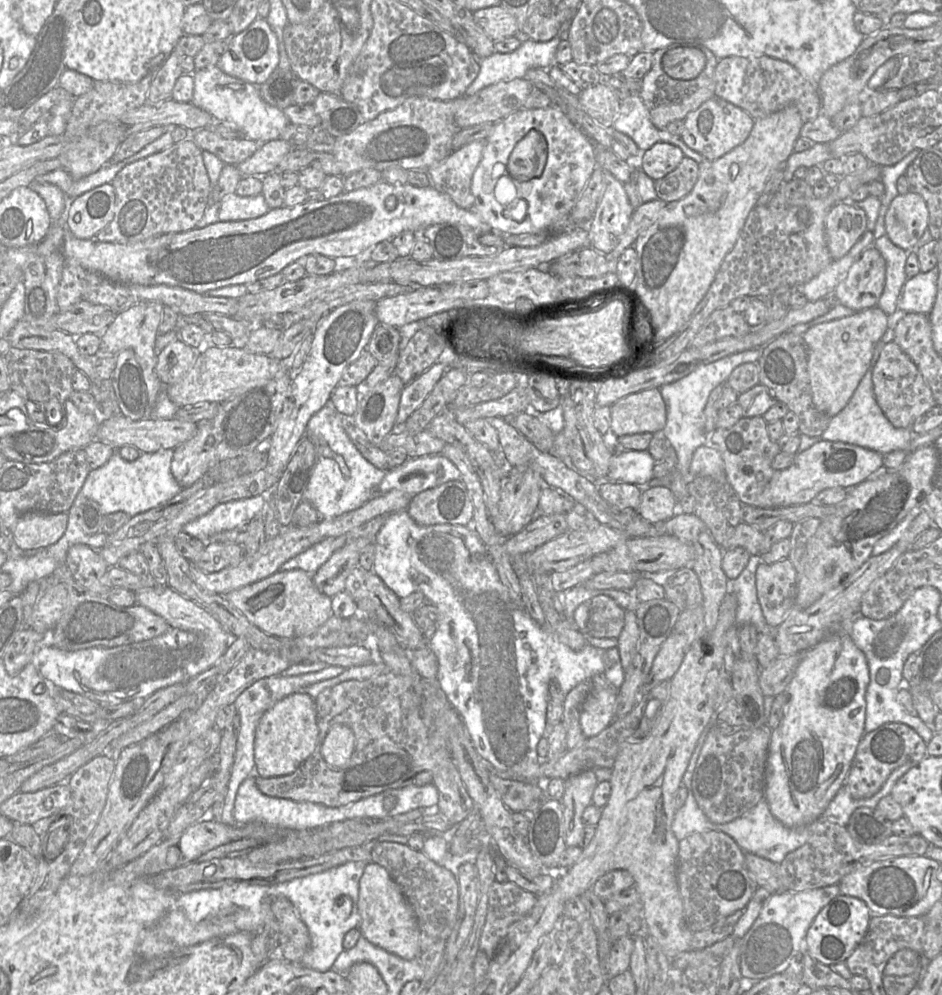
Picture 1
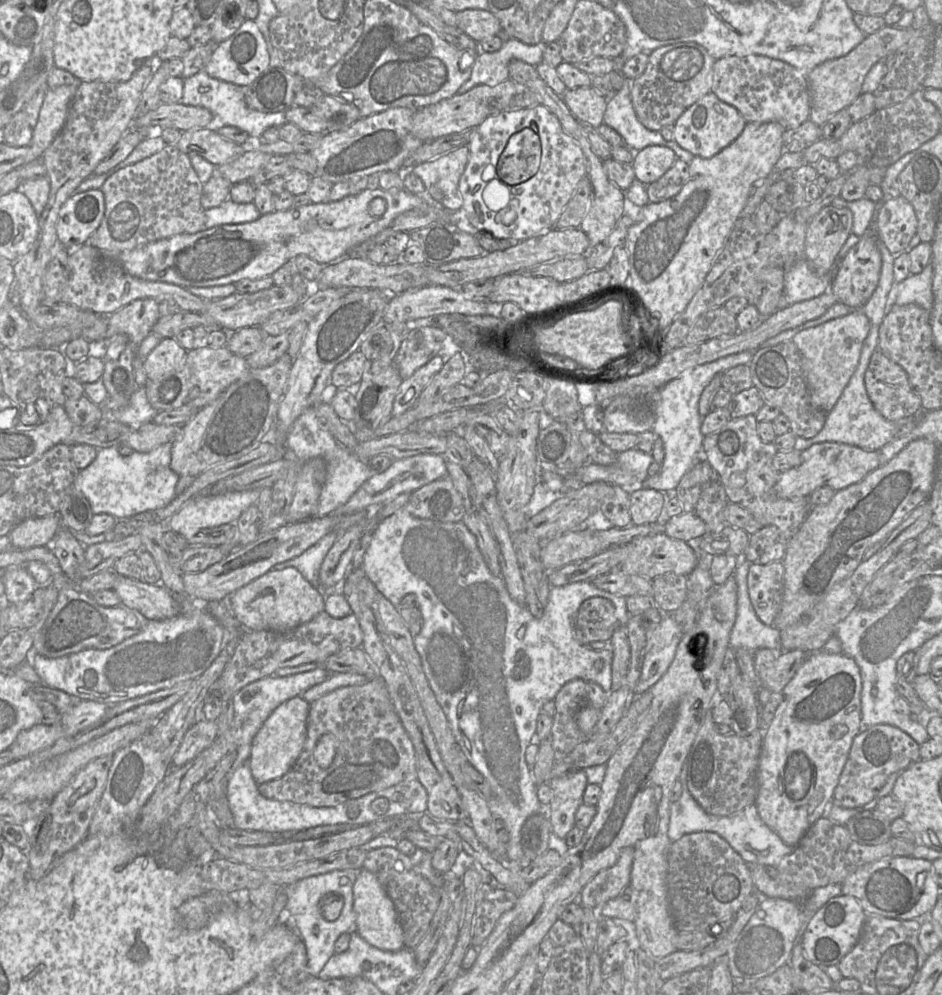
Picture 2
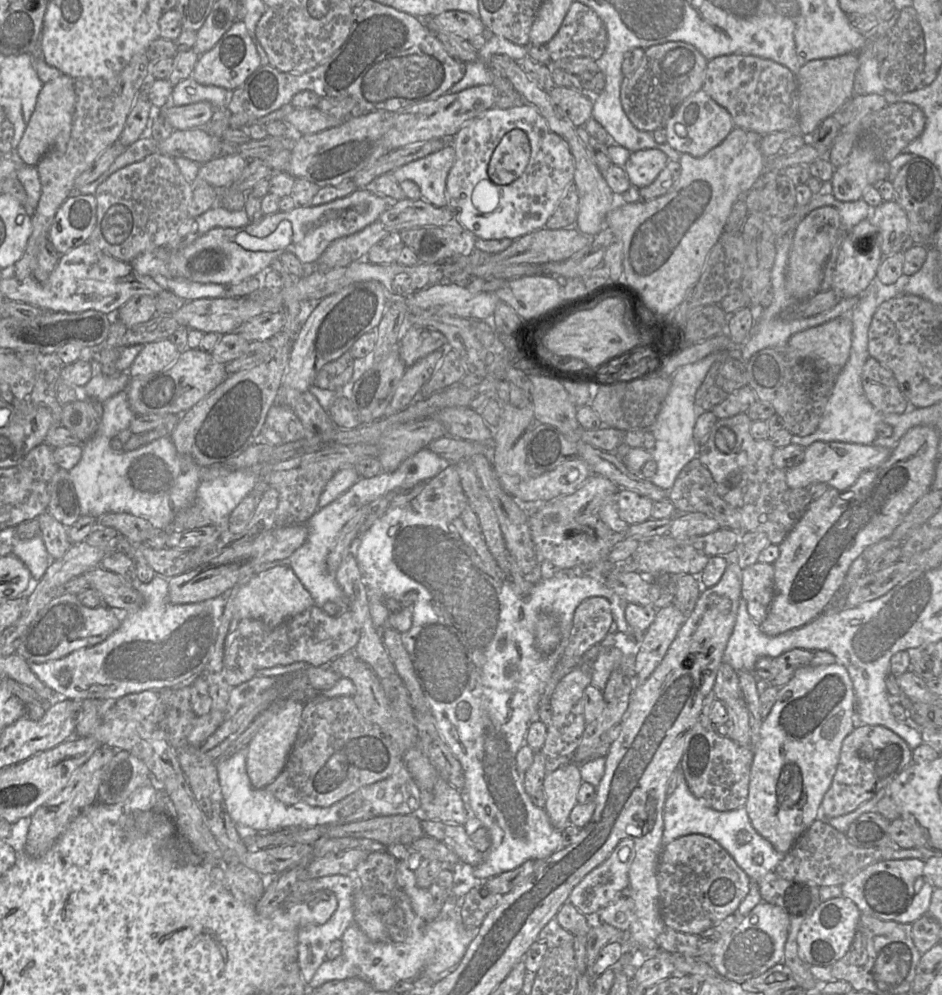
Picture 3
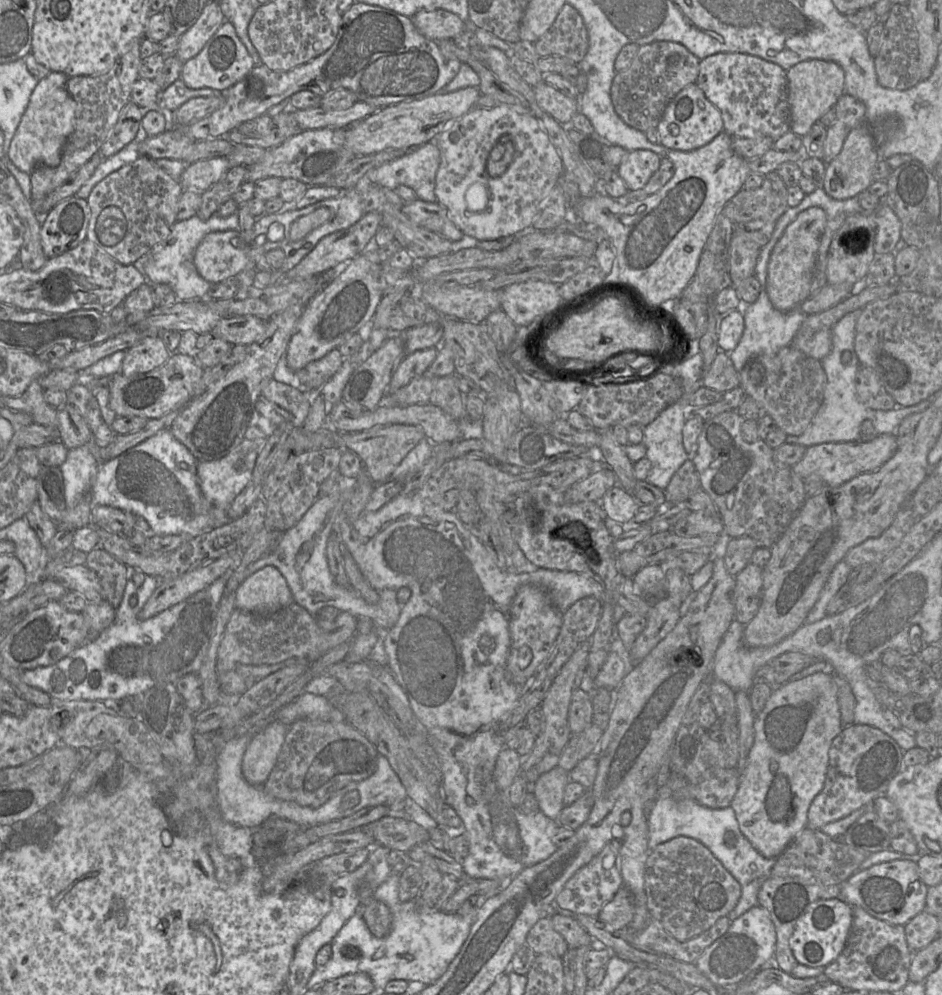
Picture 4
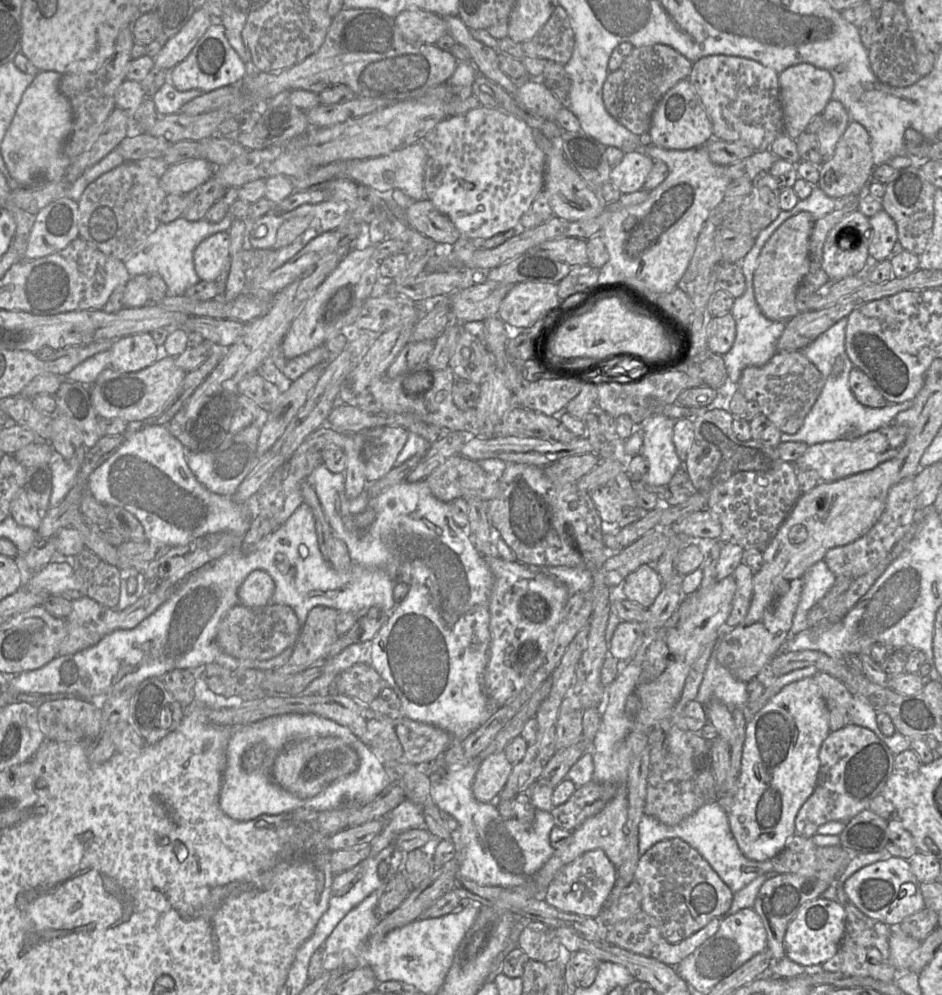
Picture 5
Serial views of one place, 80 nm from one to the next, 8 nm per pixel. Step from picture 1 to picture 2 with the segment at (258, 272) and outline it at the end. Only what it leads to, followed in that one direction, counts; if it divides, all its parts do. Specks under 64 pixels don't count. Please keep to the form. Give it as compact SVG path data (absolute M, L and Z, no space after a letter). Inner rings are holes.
M371 184L369 188L359 192L358 194L350 195L350 196L344 197L337 201L321 202L321 203L315 203L315 204L310 203L307 205L301 205L300 207L297 207L297 208L290 208L288 210L283 210L283 211L275 210L265 215L260 215L258 219L252 222L242 223L242 224L223 224L223 225L211 227L207 230L203 230L203 231L200 231L194 234L181 233L181 234L174 235L169 238L164 238L164 239L156 240L153 242L149 242L133 250L121 253L118 257L116 257L114 261L117 262L128 274L134 277L144 279L144 280L149 280L149 281L166 282L166 283L175 284L181 287L210 287L210 286L234 284L244 279L255 280L255 279L260 279L263 277L271 276L276 270L281 268L283 265L285 265L289 261L293 260L298 255L306 255L322 265L333 263L335 261L338 261L354 253L354 250L356 249L358 245L362 244L366 240L378 234L383 229L390 226L392 221L399 214L409 211L409 210L413 210L413 209L426 210L426 209L430 209L430 207L432 206L441 206L441 204L437 202L436 200L432 199L431 197L428 197L426 193L425 194L413 194L406 189L398 190L394 188L389 189L389 190L383 190L377 187L376 185ZM375 198L381 198L386 203L386 210L384 214L381 216L374 216L372 214L372 208L373 208L372 204Z

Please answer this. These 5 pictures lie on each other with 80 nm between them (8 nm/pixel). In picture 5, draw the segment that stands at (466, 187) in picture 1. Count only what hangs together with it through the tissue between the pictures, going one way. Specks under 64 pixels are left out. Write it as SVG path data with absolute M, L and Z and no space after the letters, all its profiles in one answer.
M417 142L376 158L345 161L347 177L354 182L380 192L399 189L413 200L427 199L424 190L424 171L428 159L427 151Z

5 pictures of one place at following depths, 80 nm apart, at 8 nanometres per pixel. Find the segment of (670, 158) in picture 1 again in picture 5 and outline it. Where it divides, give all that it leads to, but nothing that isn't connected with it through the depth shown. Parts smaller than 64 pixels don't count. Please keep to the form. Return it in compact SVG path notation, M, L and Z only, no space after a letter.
M626 152L622 161L610 172L610 182L622 193L630 194L644 188L655 161L639 152Z

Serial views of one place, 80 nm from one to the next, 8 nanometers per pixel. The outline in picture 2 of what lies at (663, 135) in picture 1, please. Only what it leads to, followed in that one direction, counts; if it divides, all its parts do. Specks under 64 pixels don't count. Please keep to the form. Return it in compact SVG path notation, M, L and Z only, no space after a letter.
M625 78L622 88L610 99L603 116L604 124L617 131L634 152L648 146L665 146L675 152L678 159L690 163L695 156L680 147L674 140L666 141L660 132L647 129L637 118L634 111L630 89L631 81Z

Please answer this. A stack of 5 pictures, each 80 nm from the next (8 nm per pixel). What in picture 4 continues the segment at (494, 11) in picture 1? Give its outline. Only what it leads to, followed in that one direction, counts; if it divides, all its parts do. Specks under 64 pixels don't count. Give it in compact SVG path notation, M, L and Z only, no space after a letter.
M446 10L419 11L410 19L423 36L436 42L454 39L467 30L466 22Z

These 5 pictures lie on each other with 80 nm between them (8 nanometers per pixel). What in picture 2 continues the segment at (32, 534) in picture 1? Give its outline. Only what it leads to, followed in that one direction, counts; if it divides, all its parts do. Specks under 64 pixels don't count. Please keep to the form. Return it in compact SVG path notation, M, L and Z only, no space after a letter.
M58 514L25 519L10 531L11 544L18 550L48 546L61 527Z

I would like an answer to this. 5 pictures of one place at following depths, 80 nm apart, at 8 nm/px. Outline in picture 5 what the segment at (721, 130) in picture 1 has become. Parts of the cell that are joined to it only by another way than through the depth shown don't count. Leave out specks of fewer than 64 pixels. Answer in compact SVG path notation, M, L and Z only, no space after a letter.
M688 79L679 81L658 103L648 131L655 146L667 150L689 150L703 146L713 137L713 125L706 109Z

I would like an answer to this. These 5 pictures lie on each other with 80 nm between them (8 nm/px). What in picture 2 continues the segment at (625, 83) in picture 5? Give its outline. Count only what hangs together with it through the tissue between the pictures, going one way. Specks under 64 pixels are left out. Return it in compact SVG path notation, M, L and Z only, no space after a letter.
M695 42L670 44L650 52L644 73L631 81L631 101L638 120L655 132L674 125L690 106L711 92L714 61L715 58Z

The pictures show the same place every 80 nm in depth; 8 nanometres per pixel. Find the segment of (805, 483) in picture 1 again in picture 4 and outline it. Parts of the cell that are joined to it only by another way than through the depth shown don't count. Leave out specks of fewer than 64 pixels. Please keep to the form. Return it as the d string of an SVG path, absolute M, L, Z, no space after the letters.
M879 434L869 441L827 442L806 448L804 457L792 470L801 479L816 475L825 485L840 486L857 475L879 469L895 454L897 448L895 434Z

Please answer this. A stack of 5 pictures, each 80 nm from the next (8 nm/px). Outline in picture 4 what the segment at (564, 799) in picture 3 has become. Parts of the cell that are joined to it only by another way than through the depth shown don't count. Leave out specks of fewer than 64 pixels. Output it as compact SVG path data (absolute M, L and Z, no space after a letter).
M555 767L541 775L534 784L529 785L537 801L540 811L552 820L557 818L564 808L563 794L566 785L571 781L569 772Z

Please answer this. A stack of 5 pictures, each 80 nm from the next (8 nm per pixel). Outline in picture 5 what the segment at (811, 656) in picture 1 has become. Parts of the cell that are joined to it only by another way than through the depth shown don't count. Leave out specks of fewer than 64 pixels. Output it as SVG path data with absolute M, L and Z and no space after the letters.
M810 676L785 686L748 721L746 725L746 737L743 745L741 771L737 790L733 795L719 795L717 799L719 805L727 812L731 833L735 838L740 851L746 858L757 862L772 860L784 848L787 841L795 835L796 816L802 805L815 790L820 768L819 751L823 741L829 734L829 712L818 684L814 677Z

